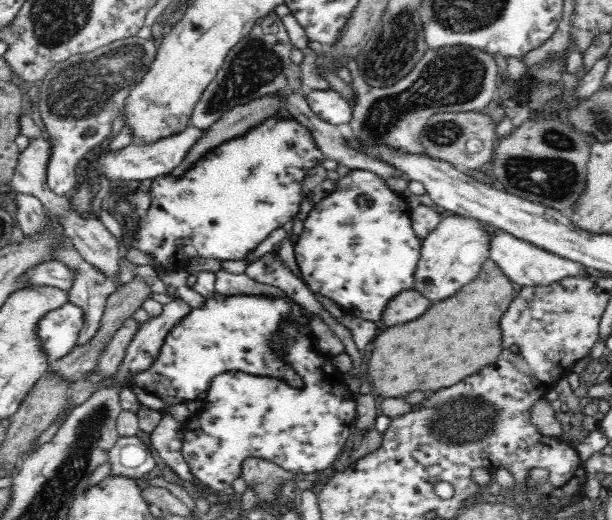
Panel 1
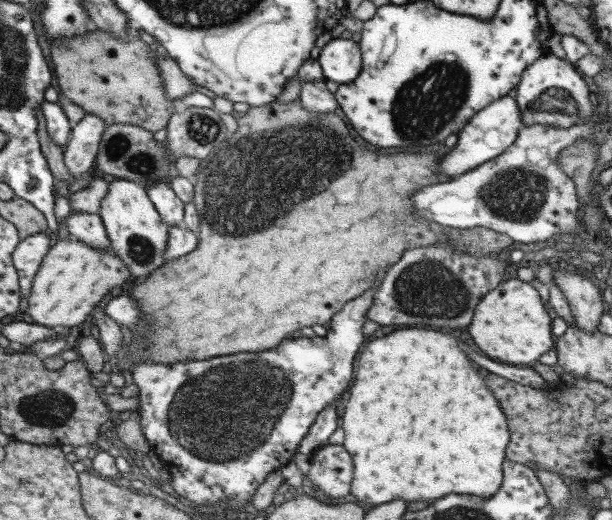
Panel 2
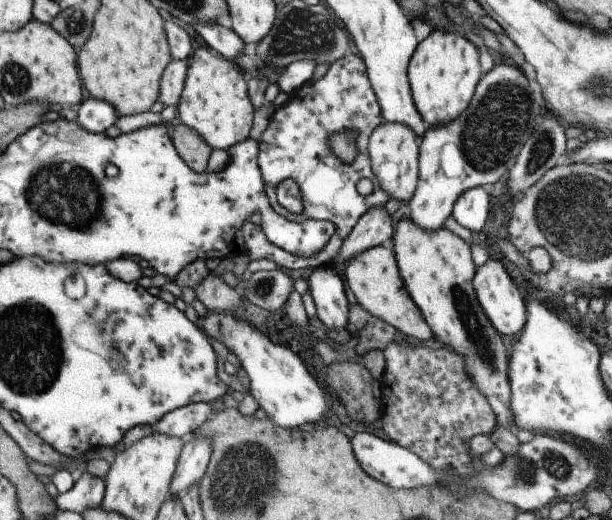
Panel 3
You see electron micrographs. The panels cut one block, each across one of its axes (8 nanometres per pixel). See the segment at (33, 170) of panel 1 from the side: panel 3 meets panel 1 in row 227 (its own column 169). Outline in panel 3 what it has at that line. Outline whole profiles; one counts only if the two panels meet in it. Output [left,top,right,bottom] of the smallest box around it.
[159,59,187,106]

